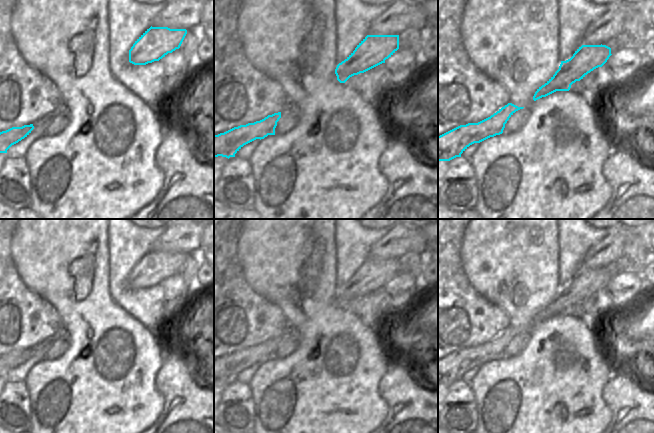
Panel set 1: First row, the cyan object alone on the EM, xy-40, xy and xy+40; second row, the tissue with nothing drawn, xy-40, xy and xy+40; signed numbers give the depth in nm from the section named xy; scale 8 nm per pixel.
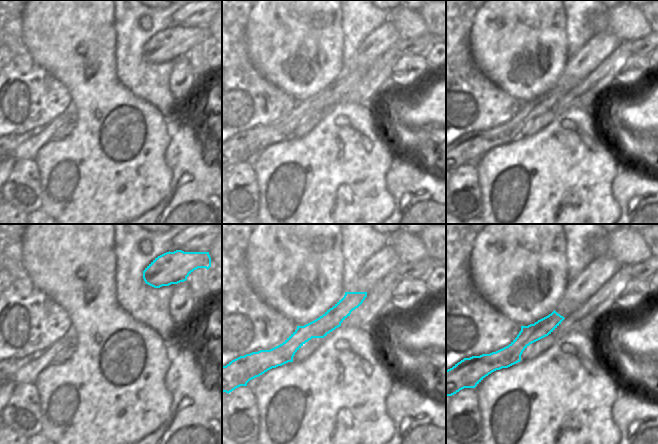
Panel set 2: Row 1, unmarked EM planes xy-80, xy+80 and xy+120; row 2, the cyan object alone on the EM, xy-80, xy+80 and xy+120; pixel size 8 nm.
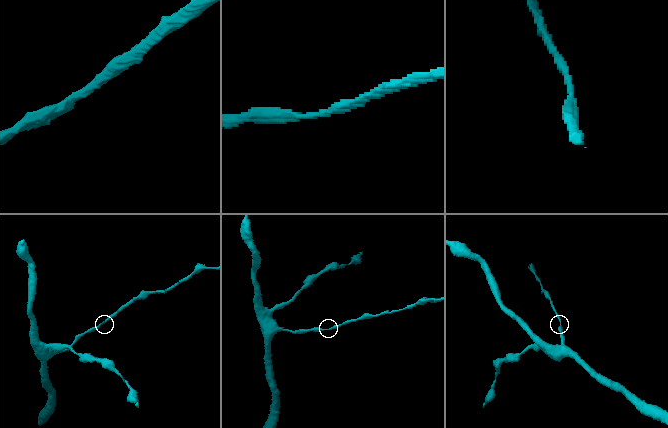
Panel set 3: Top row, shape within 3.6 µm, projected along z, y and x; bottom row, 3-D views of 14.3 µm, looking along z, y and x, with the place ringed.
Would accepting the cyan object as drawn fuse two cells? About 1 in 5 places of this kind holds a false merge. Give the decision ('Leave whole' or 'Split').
Leave whole.

